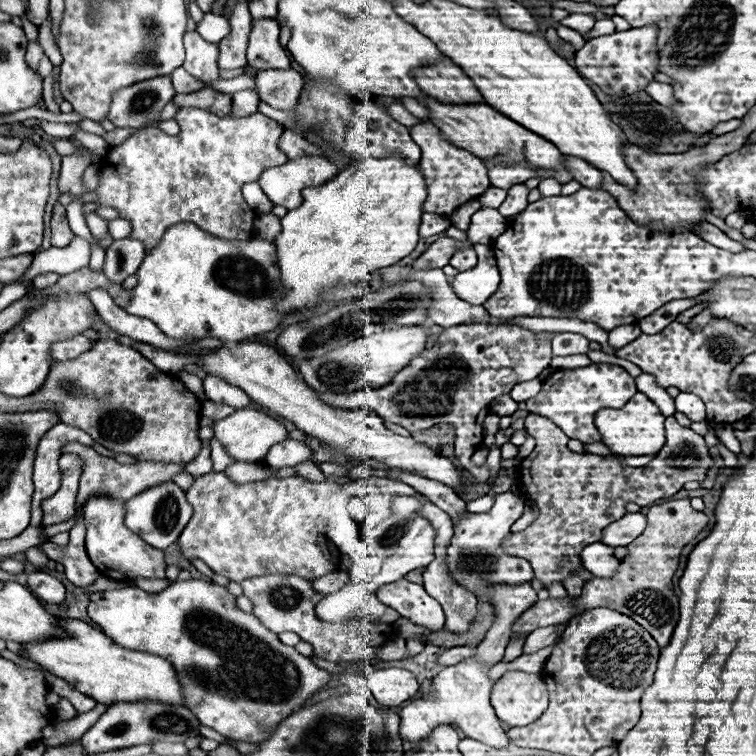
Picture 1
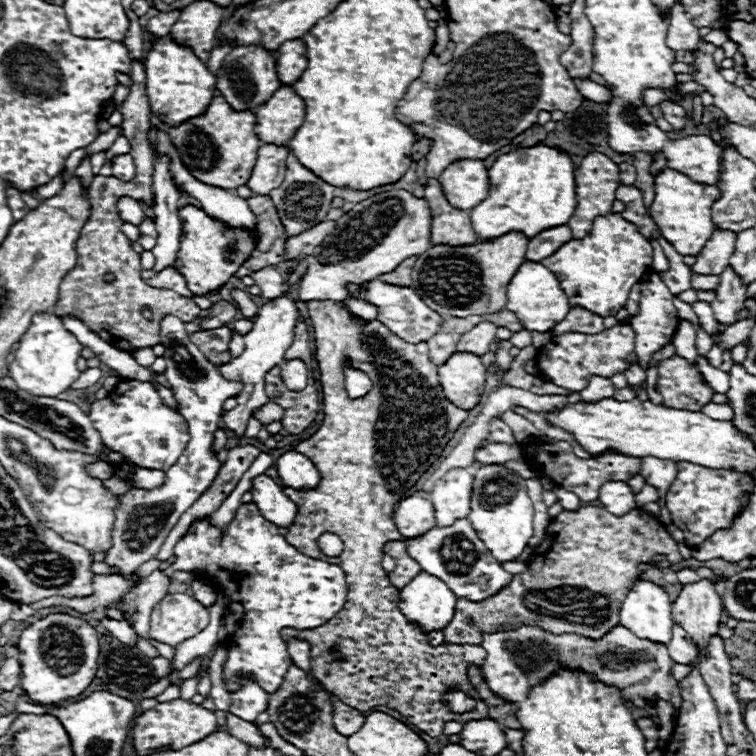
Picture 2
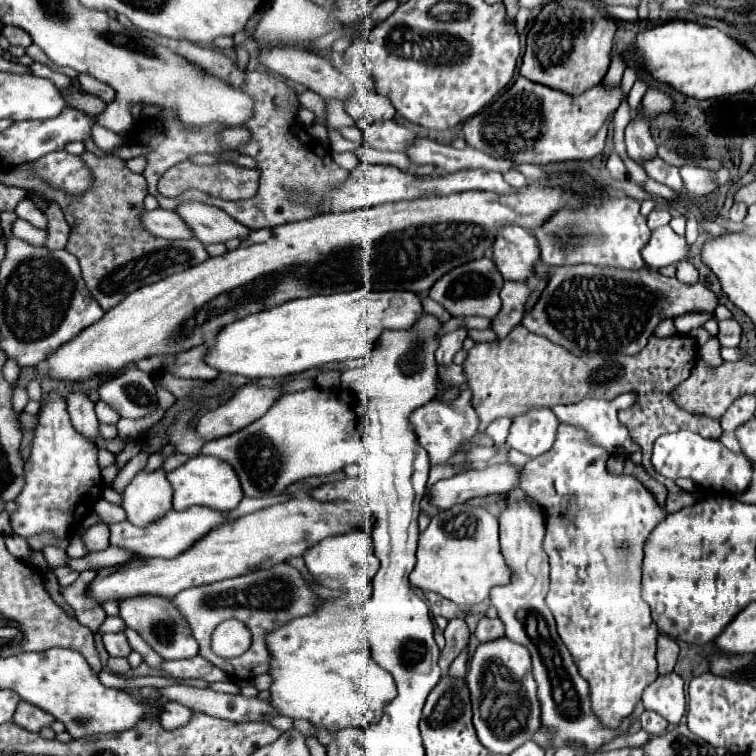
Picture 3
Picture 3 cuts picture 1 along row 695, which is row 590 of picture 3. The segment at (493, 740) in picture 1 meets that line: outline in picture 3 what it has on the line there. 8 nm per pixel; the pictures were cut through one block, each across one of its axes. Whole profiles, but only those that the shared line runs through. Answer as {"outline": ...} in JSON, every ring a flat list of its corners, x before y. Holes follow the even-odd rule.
{"outline":[[456,504,438,512,418,538,416,558,416,566,410,574,412,586,436,592,456,604,480,604,494,586,512,582,512,572,500,554,498,520,482,506]]}

